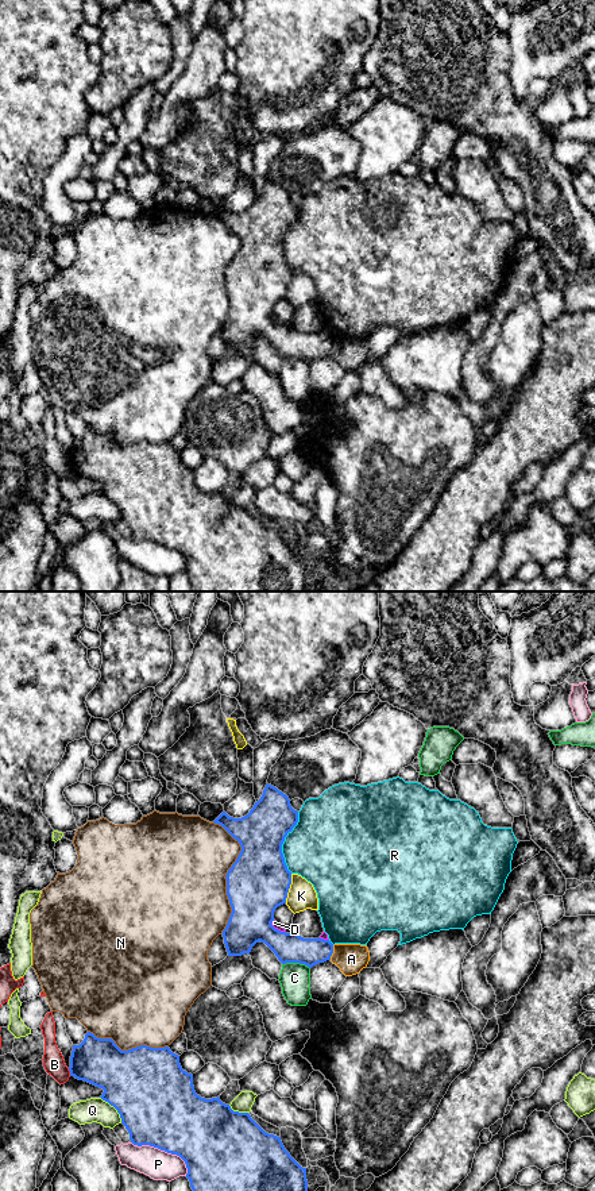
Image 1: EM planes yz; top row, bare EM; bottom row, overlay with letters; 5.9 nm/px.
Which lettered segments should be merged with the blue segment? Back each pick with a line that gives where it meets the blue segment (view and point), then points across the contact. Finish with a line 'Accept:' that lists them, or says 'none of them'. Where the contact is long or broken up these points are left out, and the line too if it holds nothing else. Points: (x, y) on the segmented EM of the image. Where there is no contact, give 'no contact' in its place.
Accept: none of them

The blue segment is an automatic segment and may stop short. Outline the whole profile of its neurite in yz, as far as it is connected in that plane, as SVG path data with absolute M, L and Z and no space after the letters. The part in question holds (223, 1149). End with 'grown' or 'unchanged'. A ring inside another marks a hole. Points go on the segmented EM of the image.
M88 1032L80 1045L73 1045L69 1071L70 1076L104 1090L100 1098L117 1110L121 1123L128 1130L130 1140L134 1145L150 1145L167 1153L179 1156L186 1164L186 1177L189 1179L193 1191L308 1191L306 1168L302 1168L290 1156L290 1153L285 1149L281 1137L266 1133L248 1113L233 1111L231 1106L223 1103L219 1096L205 1099L197 1095L193 1086L193 1075L182 1069L179 1064L179 1056L173 1053L169 1047L151 1048L147 1045L140 1045L128 1051L121 1051L112 1038L98 1038L93 1033Z; unchanged

